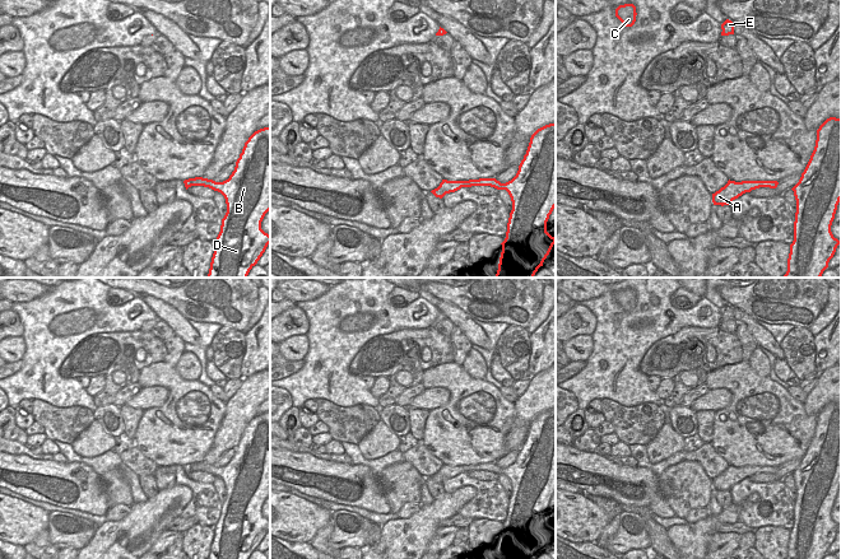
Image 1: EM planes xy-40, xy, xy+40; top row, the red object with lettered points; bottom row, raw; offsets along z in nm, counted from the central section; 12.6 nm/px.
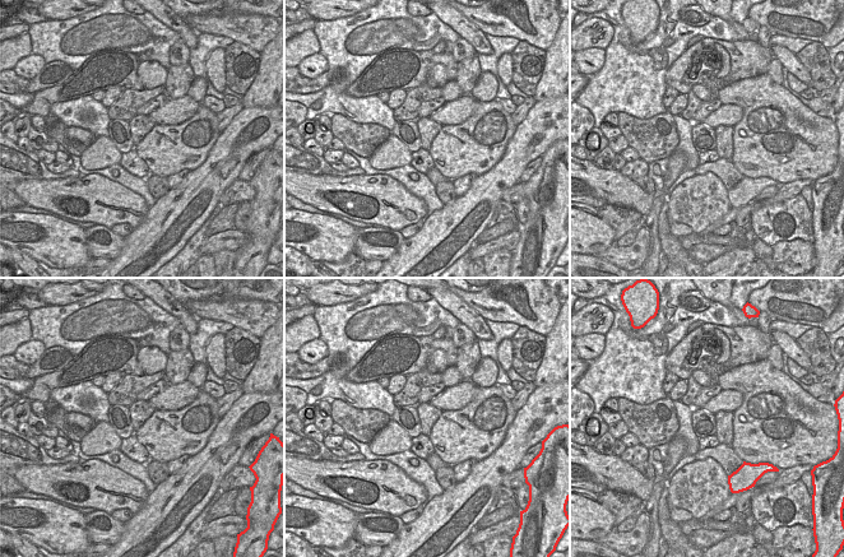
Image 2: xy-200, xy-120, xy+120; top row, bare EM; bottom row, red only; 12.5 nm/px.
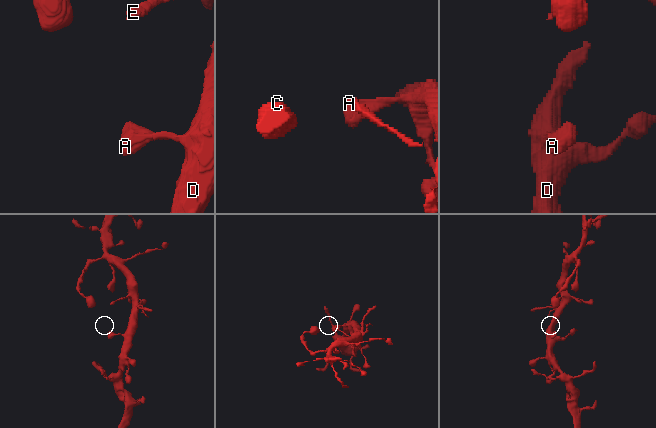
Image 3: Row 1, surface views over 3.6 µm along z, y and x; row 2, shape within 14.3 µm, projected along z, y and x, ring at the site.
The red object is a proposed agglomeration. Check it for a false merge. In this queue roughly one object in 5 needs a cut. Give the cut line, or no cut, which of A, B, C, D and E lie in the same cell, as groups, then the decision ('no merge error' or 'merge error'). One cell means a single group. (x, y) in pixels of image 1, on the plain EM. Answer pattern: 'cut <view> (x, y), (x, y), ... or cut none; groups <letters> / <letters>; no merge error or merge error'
cut none; groups A B C D E; no merge error

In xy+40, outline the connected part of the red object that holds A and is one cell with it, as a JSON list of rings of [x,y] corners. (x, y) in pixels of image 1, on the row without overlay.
[[[728,466],[728,469],[721,472],[719,476],[712,479],[714,490],[730,490],[730,488],[745,478],[751,478],[752,475],[759,472],[770,472],[776,474],[779,470],[777,466]]]

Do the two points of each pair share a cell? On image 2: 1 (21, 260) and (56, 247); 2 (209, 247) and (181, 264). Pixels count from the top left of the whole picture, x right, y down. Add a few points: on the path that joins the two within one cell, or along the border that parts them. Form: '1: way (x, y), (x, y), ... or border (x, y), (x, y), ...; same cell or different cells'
1: border (13, 246), (37, 260); different cells
2: border (207, 237), (199, 247), (200, 255); different cells

